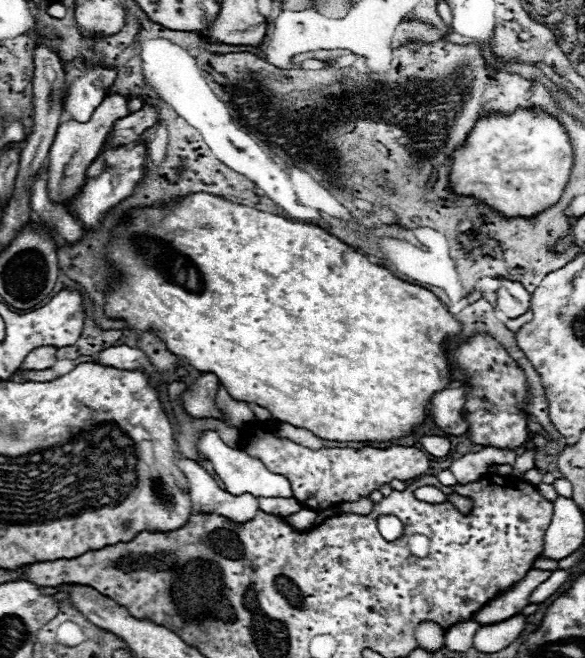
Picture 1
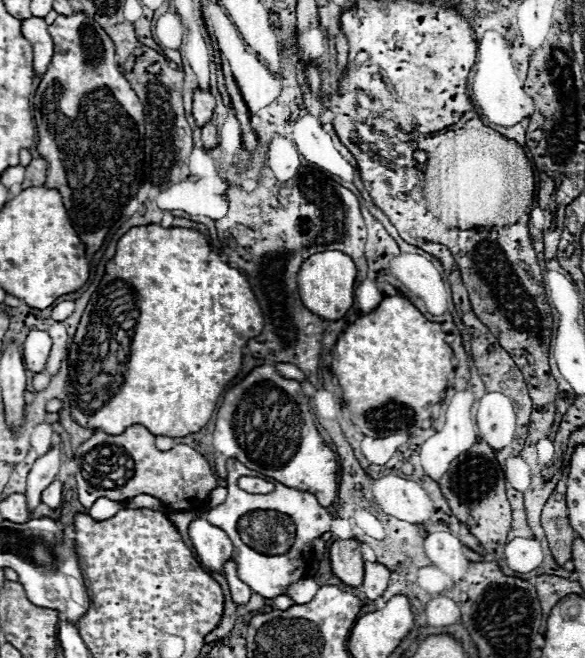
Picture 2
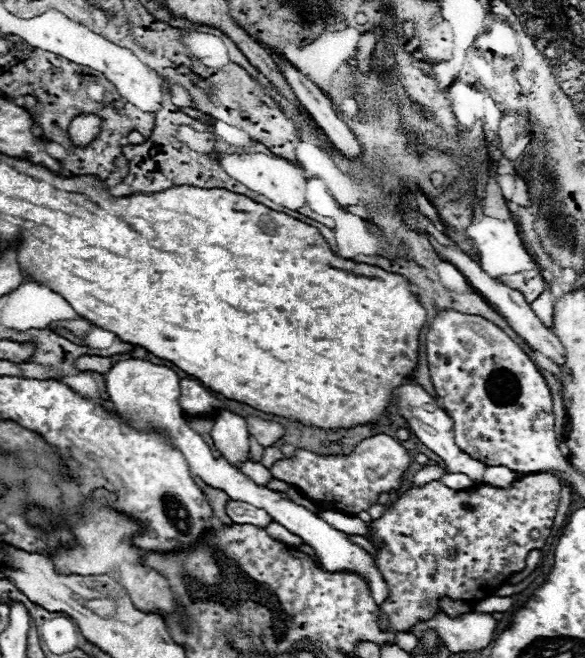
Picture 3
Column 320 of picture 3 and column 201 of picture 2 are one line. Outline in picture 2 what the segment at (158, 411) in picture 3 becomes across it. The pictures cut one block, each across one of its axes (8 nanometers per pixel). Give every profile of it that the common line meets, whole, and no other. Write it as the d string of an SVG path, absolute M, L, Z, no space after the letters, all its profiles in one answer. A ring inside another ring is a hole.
M200 518L190 524L190 538L200 566L208 572L222 572L222 566L232 558L234 548L226 532Z

